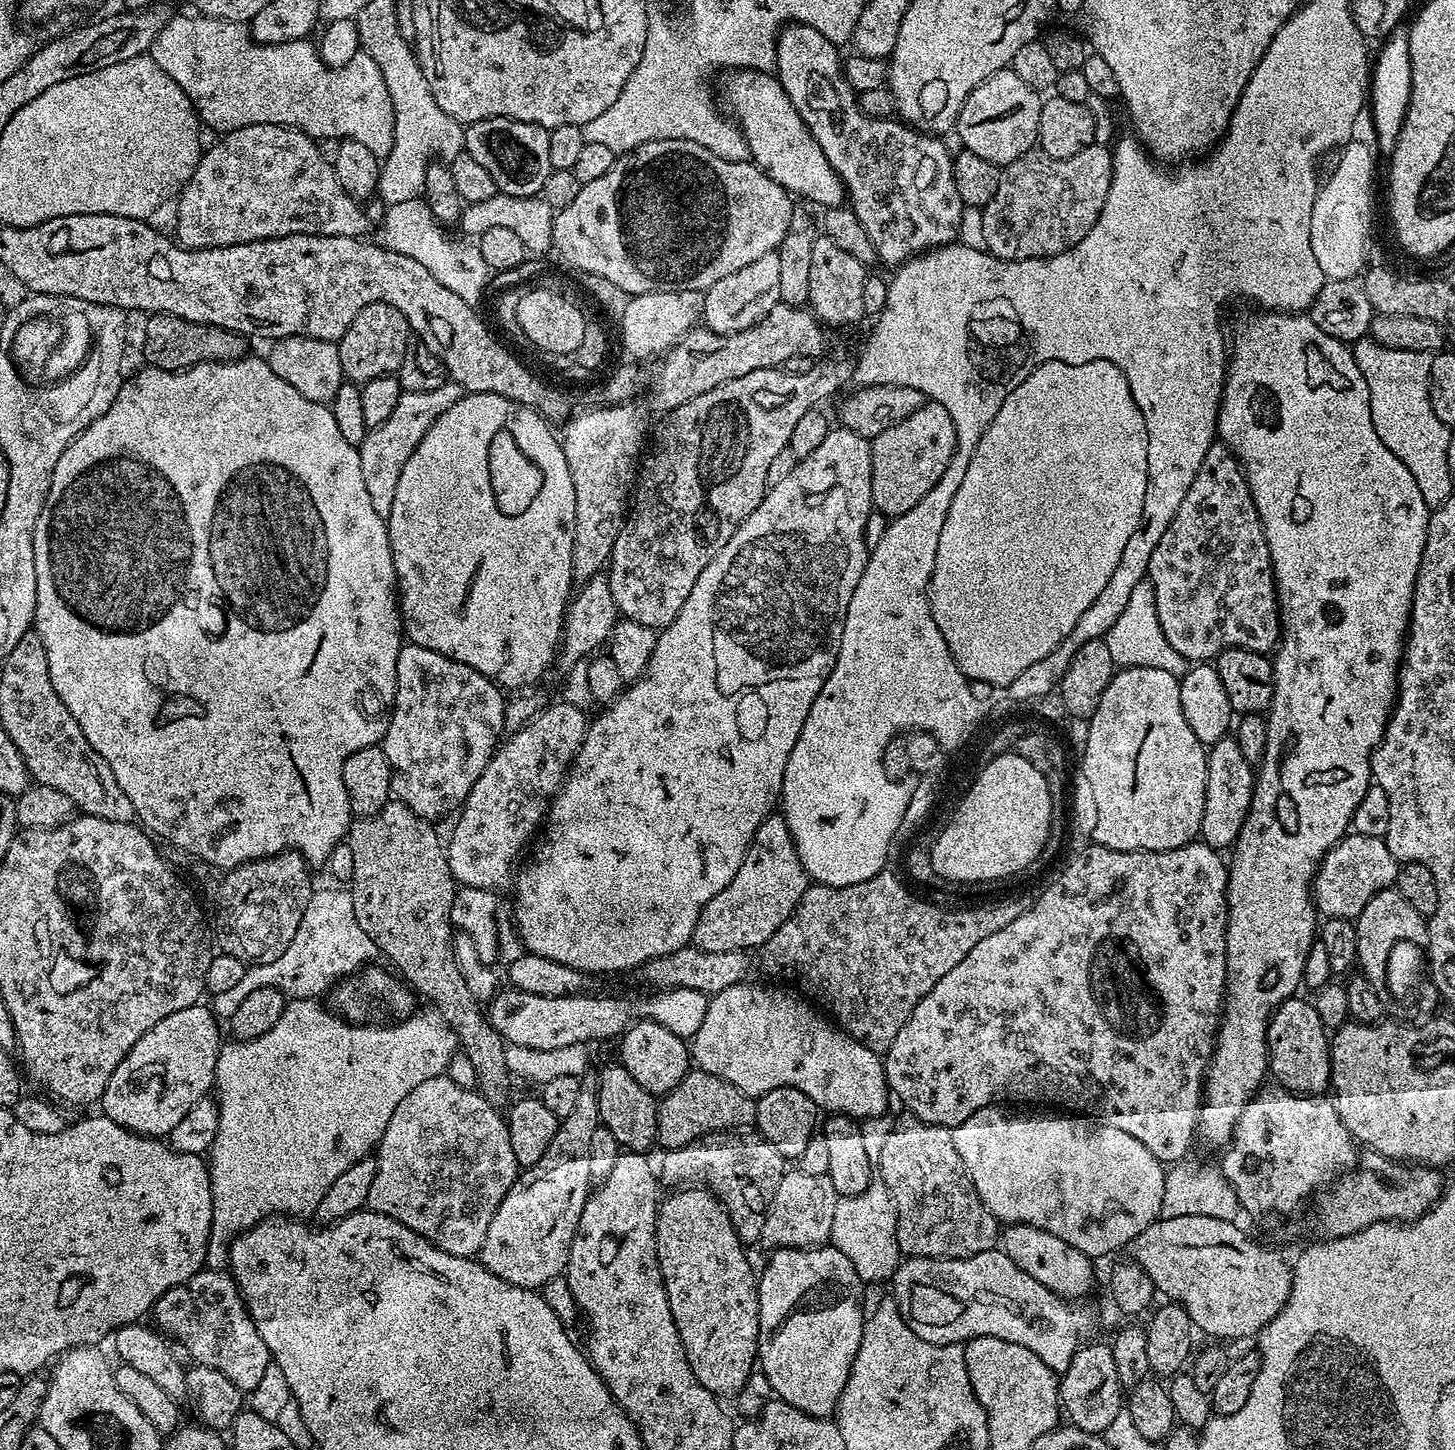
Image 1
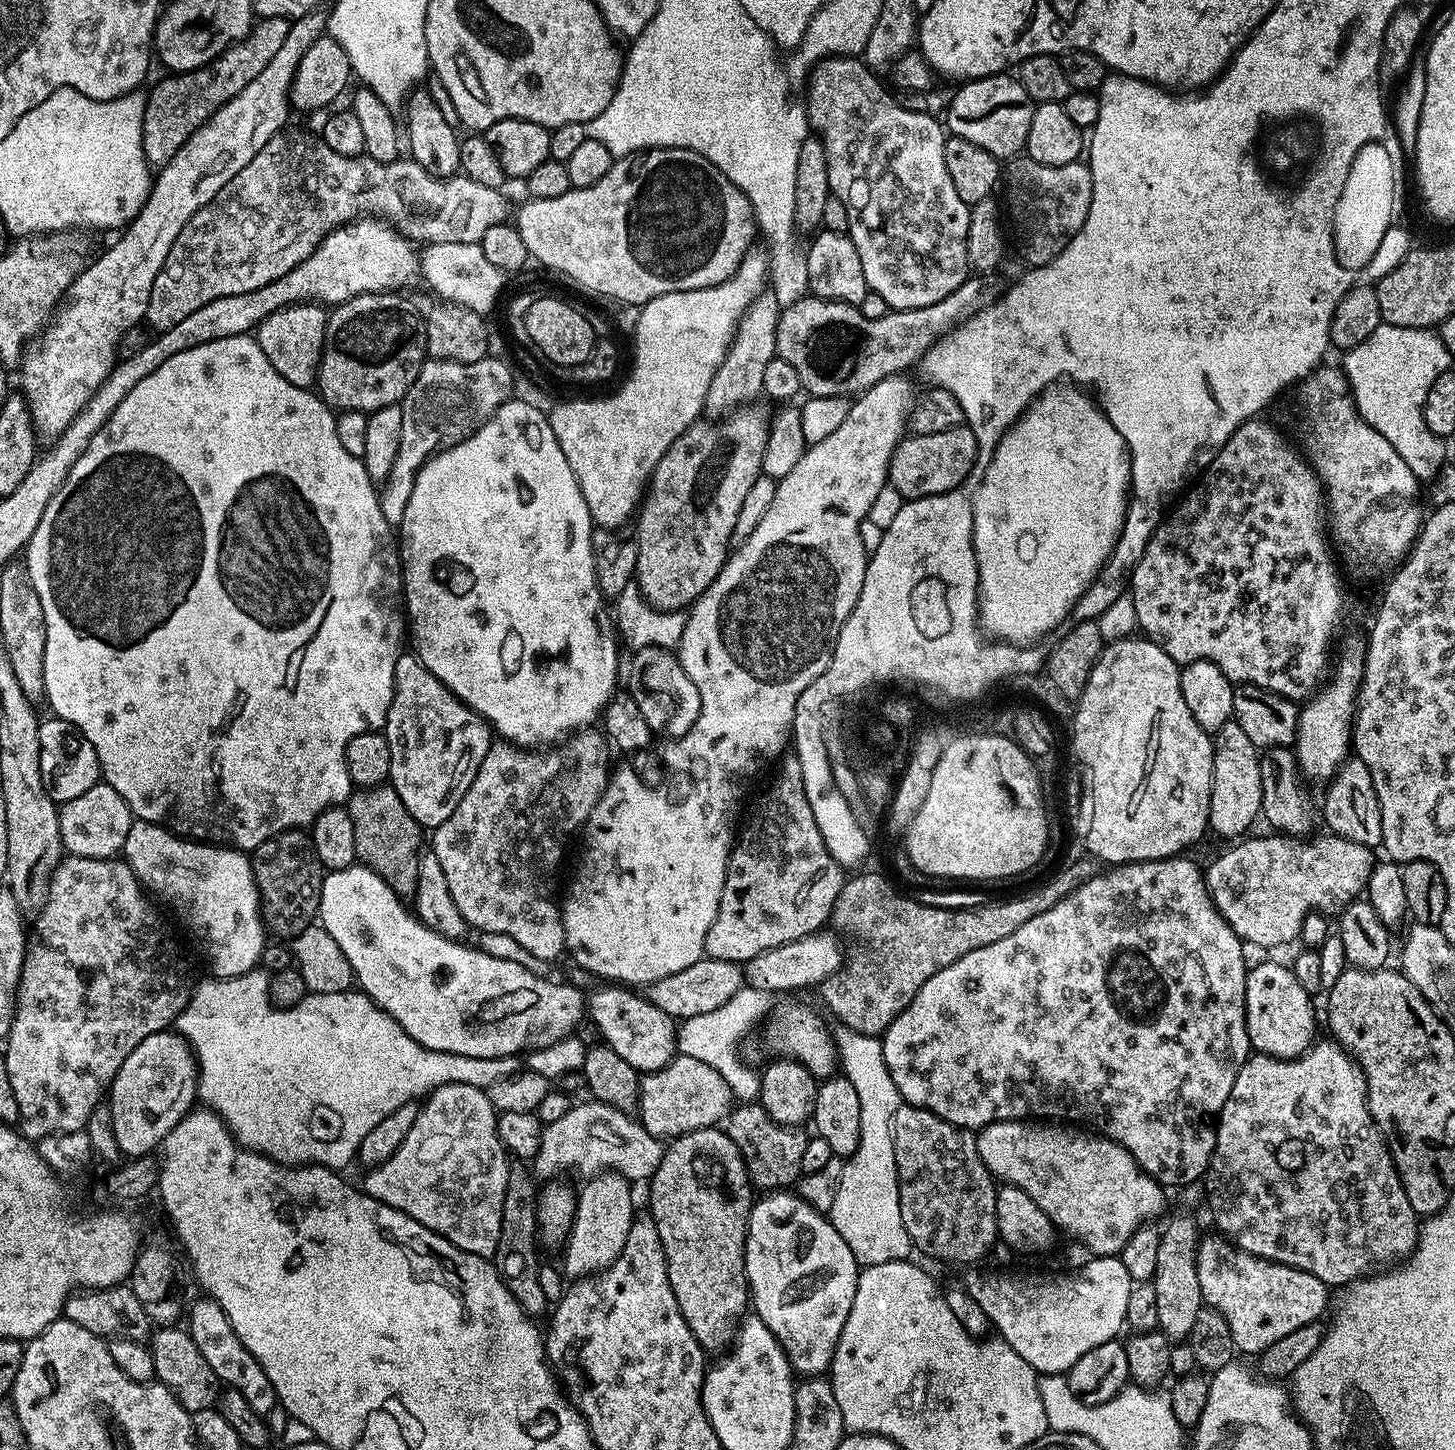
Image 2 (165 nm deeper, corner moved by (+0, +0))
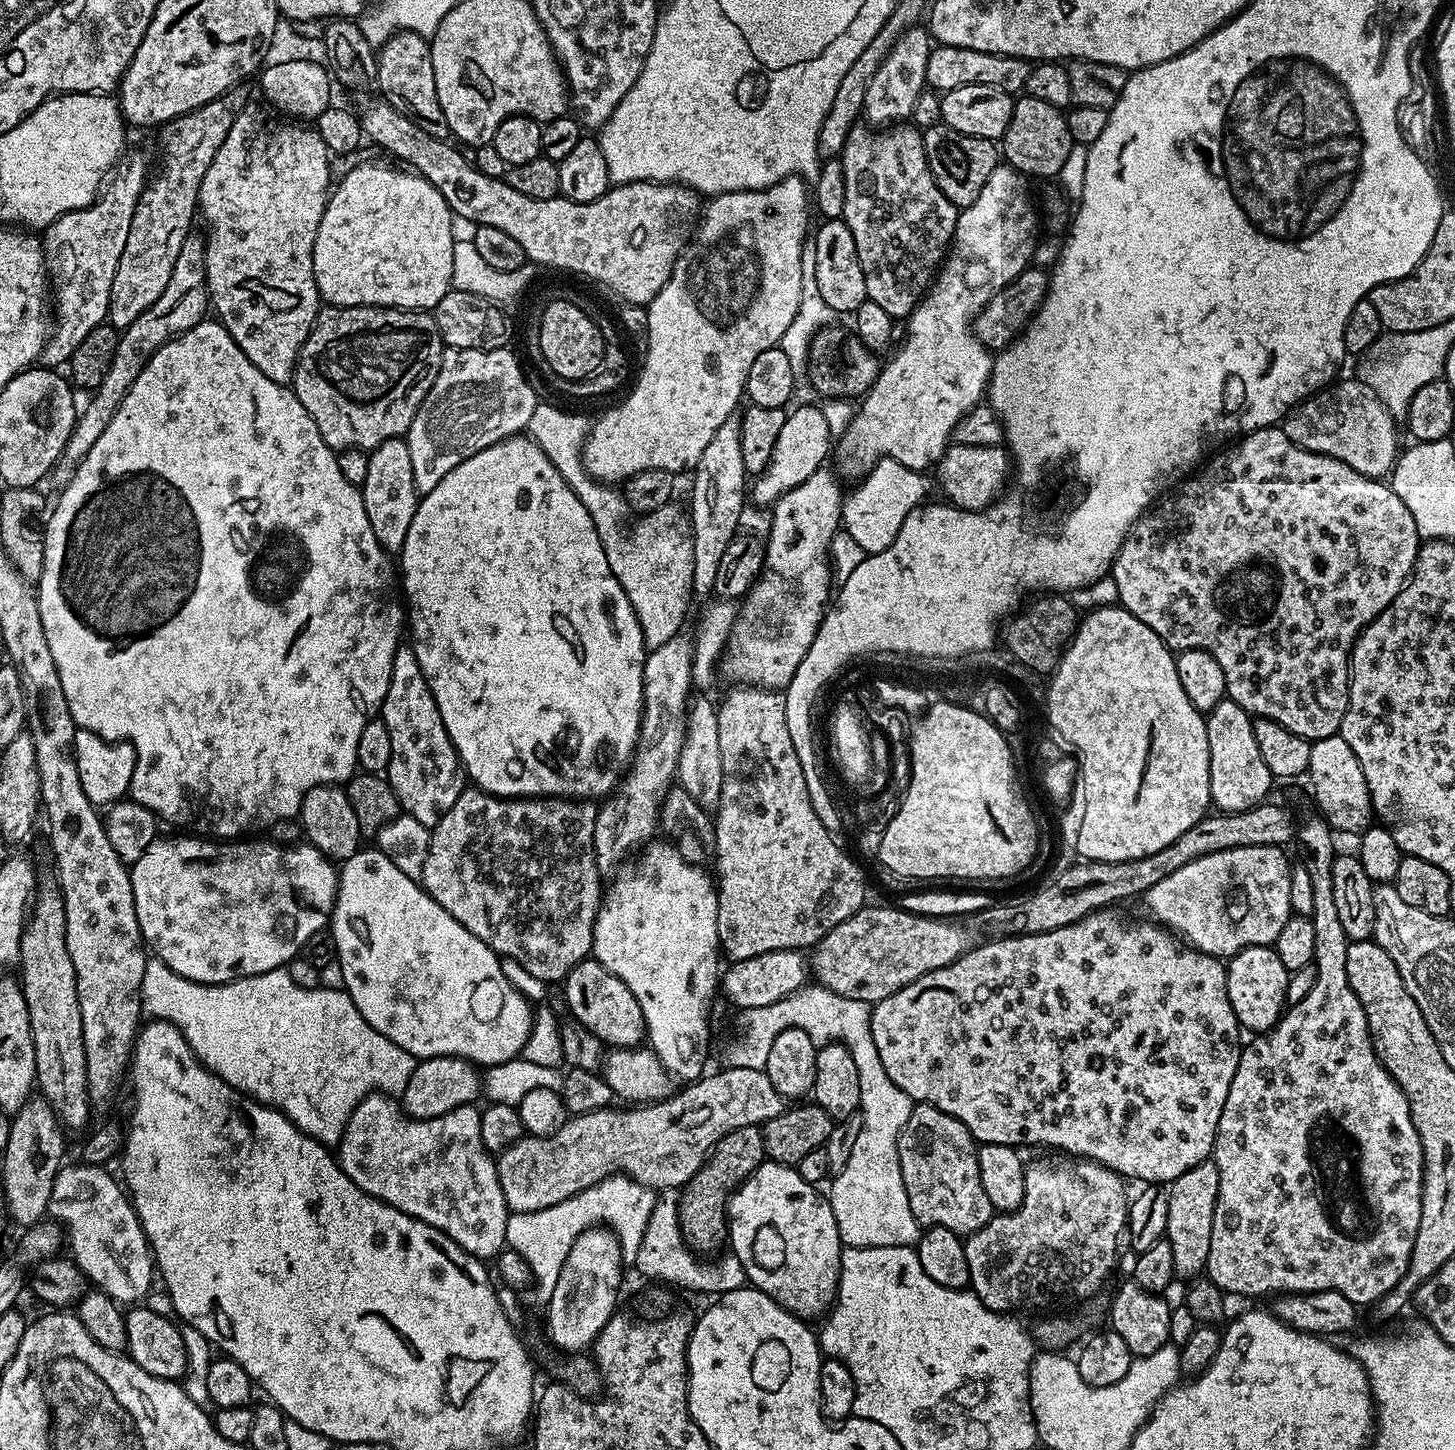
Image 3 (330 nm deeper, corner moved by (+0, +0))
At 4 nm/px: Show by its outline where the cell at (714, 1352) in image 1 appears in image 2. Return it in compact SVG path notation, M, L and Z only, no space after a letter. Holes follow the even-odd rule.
M723 1127L694 1130L676 1137L665 1147L664 1157L652 1176L650 1187L647 1211L658 1230L658 1238L662 1238L670 1290L674 1290L678 1308L682 1310L686 1324L705 1353L723 1353L731 1345L742 1317L750 1308L744 1247L754 1203L754 1189L748 1179L742 1154Z

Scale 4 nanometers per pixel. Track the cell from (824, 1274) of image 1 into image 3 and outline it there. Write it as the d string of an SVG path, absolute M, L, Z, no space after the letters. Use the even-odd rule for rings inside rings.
M765 1162L758 1165L728 1198L726 1240L731 1255L742 1262L747 1283L762 1290L762 1294L774 1298L774 1302L778 1302L778 1306L787 1312L793 1312L808 1322L812 1322L815 1316L823 1317L836 1303L840 1281L840 1231L827 1195L820 1191L817 1185L803 1180L793 1165Z

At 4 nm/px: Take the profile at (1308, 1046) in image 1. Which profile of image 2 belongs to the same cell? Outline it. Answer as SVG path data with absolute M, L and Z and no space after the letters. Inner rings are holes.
M1268 960L1265 964L1253 963L1246 978L1246 1034L1248 1043L1261 1056L1273 1056L1279 1060L1293 1060L1314 1043L1316 1033L1316 1012L1312 1009L1313 997L1294 978L1287 963L1275 964Z

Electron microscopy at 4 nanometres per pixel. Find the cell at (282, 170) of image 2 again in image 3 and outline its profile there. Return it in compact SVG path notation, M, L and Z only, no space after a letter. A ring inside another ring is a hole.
M189 235L186 242L182 242L182 251L178 254L178 262L174 262L174 274L170 274L170 282L166 282L166 290L162 290L162 298L154 302L150 310L146 310L133 324L119 333L117 349L114 350L113 362L110 364L109 372L95 391L91 393L92 401L79 409L76 417L76 425L70 434L70 438L64 447L64 453L60 455L60 461L50 473L50 480L57 484L57 489L64 489L74 478L78 466L90 454L90 446L98 442L102 430L110 426L110 418L118 410L122 398L134 386L134 378L142 374L146 362L160 349L168 340L175 336L189 332L196 324L205 319L210 308L210 297L204 282L204 240Z

